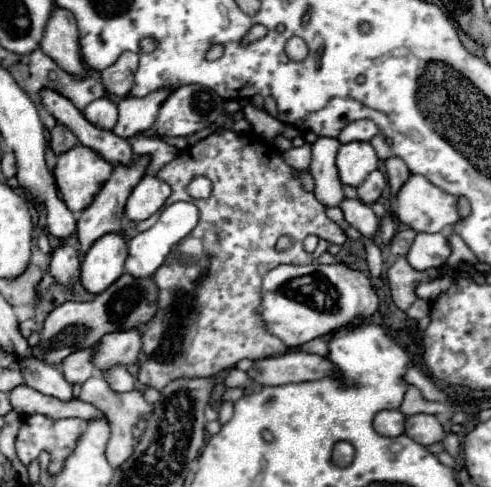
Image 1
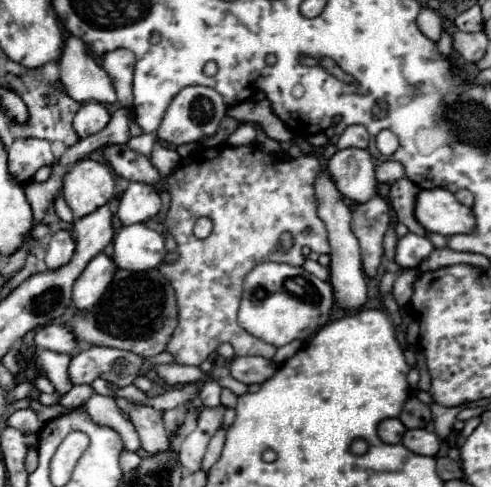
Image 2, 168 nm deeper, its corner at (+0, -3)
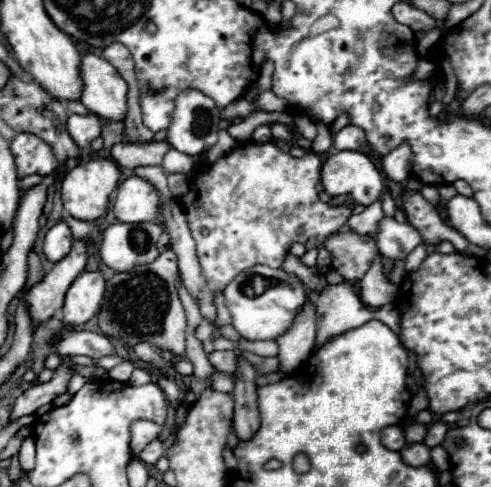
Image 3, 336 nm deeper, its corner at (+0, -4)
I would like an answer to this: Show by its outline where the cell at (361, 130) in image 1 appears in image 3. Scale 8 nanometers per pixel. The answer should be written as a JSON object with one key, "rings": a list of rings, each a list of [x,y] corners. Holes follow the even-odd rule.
{"rings":[[[353,124],[345,126],[333,136],[333,146],[335,150],[361,150],[365,144],[365,132]]]}

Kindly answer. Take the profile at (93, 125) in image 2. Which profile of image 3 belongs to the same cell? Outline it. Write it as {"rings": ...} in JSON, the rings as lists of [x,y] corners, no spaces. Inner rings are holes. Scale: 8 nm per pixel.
{"rings":[[[71,114],[67,118],[67,130],[79,148],[89,148],[89,144],[101,134],[101,120],[95,114],[89,116]]]}

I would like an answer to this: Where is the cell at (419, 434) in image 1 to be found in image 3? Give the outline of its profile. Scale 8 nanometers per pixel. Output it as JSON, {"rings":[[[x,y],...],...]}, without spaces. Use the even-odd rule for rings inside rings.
{"rings":[[[409,444],[405,446],[401,452],[401,458],[405,460],[405,464],[413,466],[413,468],[421,468],[421,466],[429,466],[429,448],[425,444]]]}

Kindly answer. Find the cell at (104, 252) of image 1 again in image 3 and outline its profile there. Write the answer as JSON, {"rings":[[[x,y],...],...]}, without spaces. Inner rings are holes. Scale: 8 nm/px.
{"rings":[[[83,272],[69,286],[63,302],[63,322],[69,326],[81,326],[89,322],[103,300],[105,278],[101,272]]]}

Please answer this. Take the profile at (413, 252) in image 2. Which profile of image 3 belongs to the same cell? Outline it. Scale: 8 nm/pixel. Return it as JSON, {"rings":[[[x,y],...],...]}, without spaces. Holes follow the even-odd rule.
{"rings":[[[391,216],[381,218],[373,238],[379,246],[379,252],[389,260],[405,258],[417,244],[421,244],[419,232],[409,222],[397,222]]]}

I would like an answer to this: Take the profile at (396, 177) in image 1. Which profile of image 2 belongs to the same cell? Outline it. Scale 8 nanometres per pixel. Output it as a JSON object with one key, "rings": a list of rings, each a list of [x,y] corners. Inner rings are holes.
{"rings":[[[401,177],[399,181],[395,181],[391,185],[389,201],[395,209],[395,215],[397,215],[399,223],[403,223],[411,233],[425,235],[425,229],[413,217],[413,207],[415,207],[415,195],[417,193],[419,193],[419,187],[413,181],[409,181],[407,177]]]}

